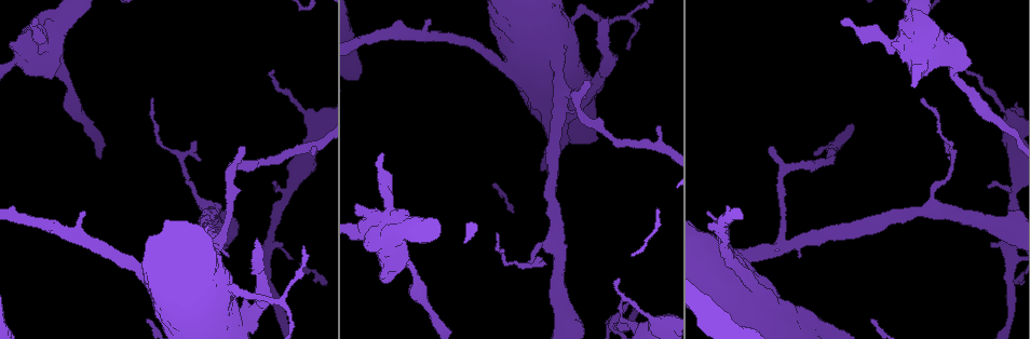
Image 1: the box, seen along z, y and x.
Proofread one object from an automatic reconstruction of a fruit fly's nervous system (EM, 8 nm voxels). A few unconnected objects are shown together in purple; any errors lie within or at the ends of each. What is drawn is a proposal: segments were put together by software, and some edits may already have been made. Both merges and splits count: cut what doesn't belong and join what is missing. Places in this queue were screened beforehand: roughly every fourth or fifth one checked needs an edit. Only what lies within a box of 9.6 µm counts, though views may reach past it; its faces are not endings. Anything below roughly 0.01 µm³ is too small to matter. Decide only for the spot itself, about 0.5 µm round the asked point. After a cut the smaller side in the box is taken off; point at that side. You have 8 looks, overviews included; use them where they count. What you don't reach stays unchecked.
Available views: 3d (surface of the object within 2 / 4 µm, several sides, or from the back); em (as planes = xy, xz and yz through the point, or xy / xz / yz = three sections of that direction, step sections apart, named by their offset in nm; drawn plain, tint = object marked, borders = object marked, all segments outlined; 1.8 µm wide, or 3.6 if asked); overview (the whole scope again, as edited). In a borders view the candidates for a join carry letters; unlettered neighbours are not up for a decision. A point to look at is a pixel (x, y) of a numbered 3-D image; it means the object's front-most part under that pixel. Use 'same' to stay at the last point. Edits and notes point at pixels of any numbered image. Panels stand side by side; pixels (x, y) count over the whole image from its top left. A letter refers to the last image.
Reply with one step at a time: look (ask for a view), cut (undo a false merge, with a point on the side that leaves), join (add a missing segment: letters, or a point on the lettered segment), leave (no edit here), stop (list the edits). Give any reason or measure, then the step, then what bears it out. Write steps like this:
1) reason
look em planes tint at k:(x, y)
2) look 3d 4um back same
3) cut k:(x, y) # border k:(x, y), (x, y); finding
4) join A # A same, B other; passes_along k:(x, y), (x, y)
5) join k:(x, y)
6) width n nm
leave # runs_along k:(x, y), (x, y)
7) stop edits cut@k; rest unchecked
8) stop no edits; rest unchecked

branch stops here
look em planes borders at 1:(989, 185)

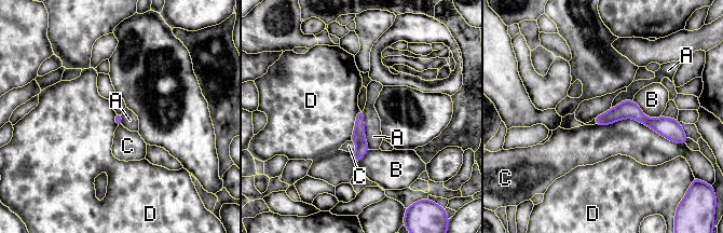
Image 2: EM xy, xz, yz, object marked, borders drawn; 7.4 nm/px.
leave # A other, B other, C other, D other; runs_along 2:(598, 119), (636, 113), (649, 122), (668, 121); no lettered segment goes on from it

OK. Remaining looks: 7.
branch stops here
look 3d 4um at 1:(604, 20)

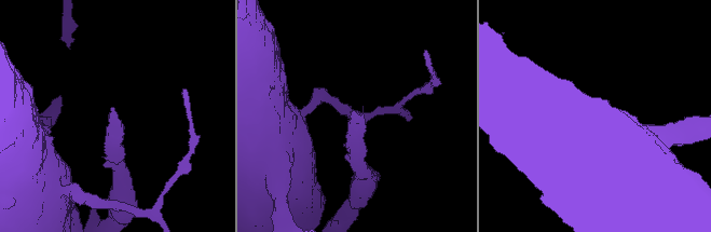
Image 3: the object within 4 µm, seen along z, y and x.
need the tissue
look em xy step 4 borders at 3:(114, 111)

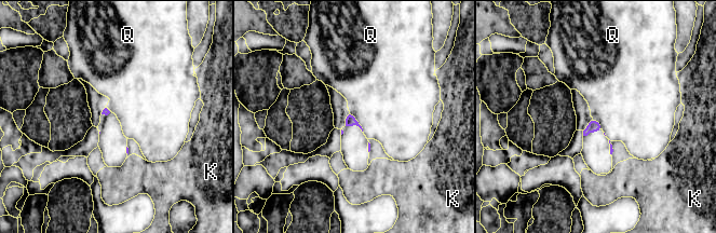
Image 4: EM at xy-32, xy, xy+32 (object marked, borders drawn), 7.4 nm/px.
leave # K other, Q other; border 4:(349, 110), (363, 131); no lettered segment goes on from it

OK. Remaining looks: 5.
calibre changes
look 3d 4um at 1:(803, 325)

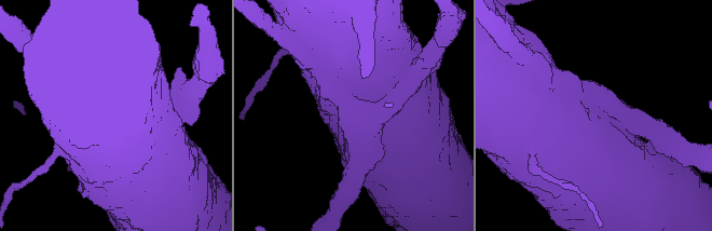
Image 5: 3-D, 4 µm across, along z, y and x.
look em 3.6um planes borders at 5:(361, 110)

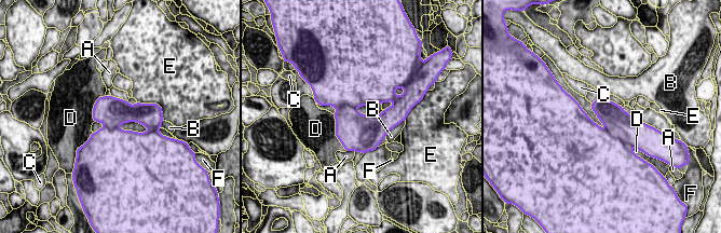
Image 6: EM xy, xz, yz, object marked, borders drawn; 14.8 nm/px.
width 420 nm
cut 6:(616, 118) # A other, B other, C other, D other, E other, F other; two neurons meet here

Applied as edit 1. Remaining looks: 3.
stop edits cut@6; rest unchecked

